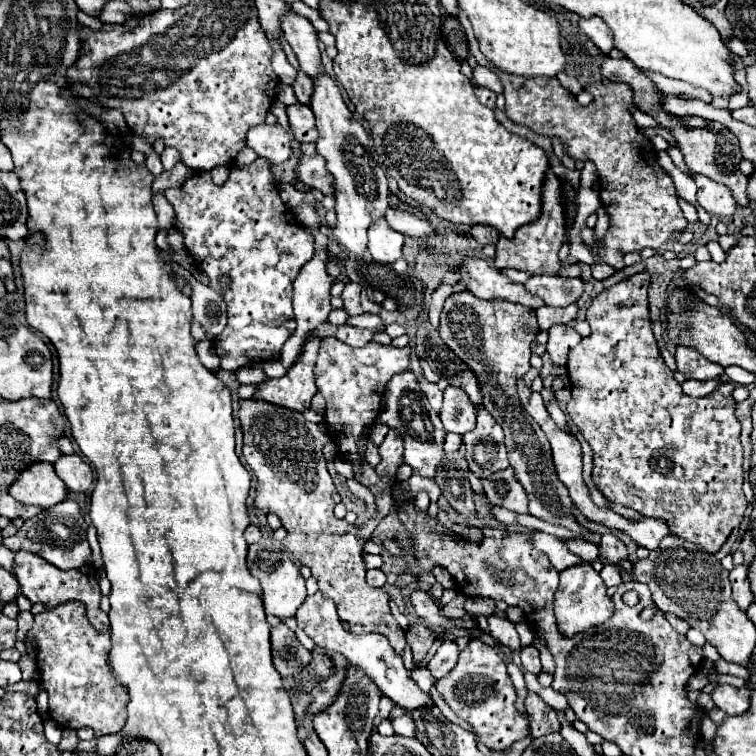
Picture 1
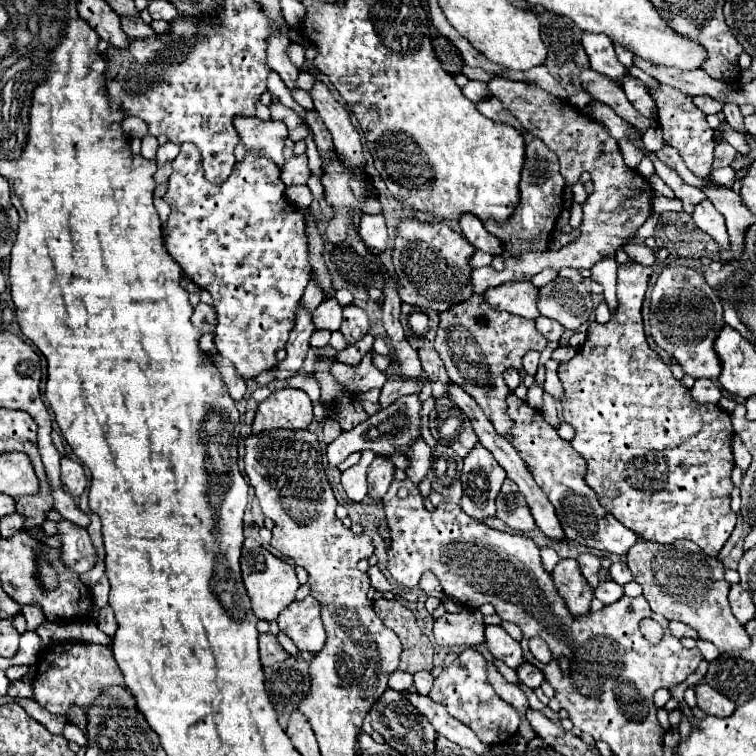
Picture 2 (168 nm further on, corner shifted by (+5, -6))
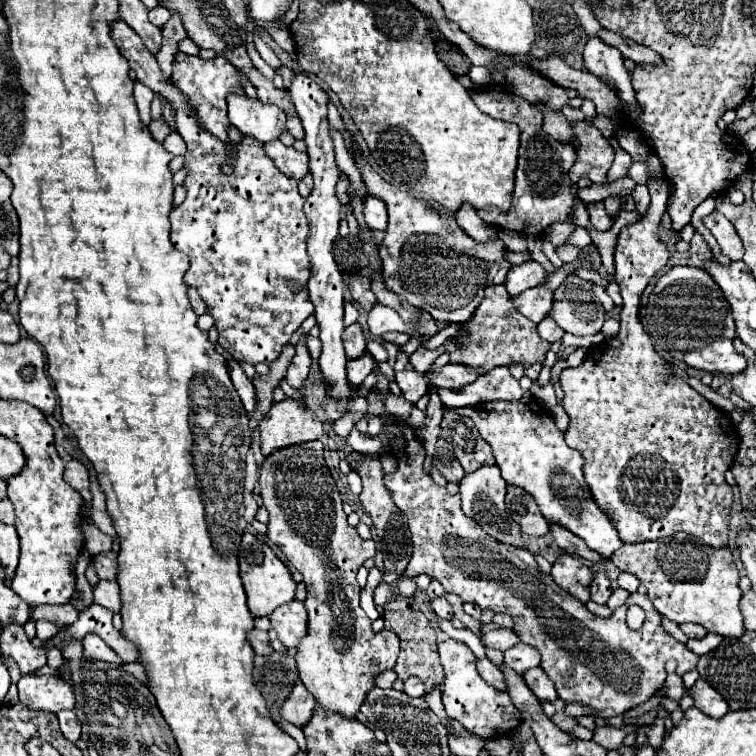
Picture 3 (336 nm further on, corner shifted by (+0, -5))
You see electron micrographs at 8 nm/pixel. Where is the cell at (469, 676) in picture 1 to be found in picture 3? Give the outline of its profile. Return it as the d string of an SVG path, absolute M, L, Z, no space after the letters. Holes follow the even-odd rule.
M446 639L438 645L440 661L444 667L444 685L442 685L442 703L446 707L446 713L458 721L464 729L470 729L470 733L492 739L498 735L512 733L520 725L520 713L514 709L510 697L506 691L498 691L490 687L476 671L476 655L468 649L468 645L458 643L454 639Z

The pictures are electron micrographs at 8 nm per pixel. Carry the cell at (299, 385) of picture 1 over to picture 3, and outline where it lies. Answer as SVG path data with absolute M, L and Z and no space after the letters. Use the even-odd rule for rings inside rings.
M284 399L280 403L274 403L260 423L262 455L268 457L268 453L274 453L278 449L316 441L322 435L324 423L316 421L306 407L300 407L300 403Z

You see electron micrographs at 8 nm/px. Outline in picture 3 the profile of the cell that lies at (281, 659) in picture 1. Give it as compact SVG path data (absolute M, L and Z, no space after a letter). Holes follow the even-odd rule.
M250 629L250 633L246 635L254 653L256 655L270 655L272 653L272 647L270 647L270 639L268 639L268 633L266 631L260 631L260 629Z

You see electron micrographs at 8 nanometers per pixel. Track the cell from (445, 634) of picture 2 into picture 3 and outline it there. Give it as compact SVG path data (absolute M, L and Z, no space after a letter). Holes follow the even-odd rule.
M496 623L482 625L482 639L486 641L486 645L488 645L488 647L500 649L500 651L506 651L506 649L514 647L516 643L520 643L518 635L516 635L512 629L498 627Z

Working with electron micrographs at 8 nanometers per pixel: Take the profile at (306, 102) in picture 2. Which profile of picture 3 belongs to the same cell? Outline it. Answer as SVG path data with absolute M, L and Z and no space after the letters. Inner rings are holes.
M330 129L330 135L332 135L332 139L334 139L334 147L336 147L336 161L338 161L338 167L350 177L350 181L352 181L352 185L356 187L356 185L360 185L362 183L362 177L360 177L360 171L358 171L358 167L356 167L356 163L352 161L352 157L348 155L348 149L344 147L344 141L342 141L342 137L334 131L334 129Z

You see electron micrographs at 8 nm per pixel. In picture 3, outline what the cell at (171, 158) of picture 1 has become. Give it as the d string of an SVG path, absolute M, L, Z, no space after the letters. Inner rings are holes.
M170 133L166 139L164 139L164 147L168 153L172 155L184 155L186 153L186 143L182 141L182 137L178 133Z

